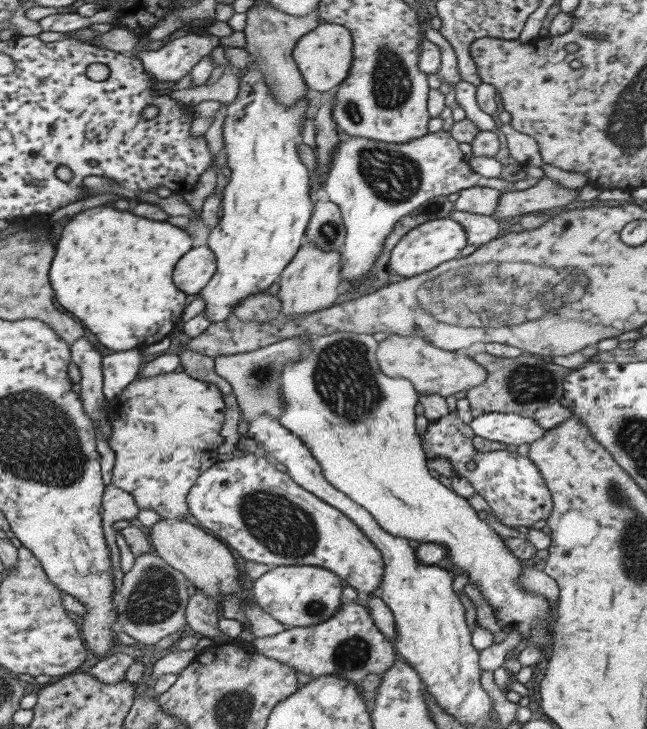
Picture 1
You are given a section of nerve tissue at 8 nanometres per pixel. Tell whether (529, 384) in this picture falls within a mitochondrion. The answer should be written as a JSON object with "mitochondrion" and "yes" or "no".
{"mitochondrion":"yes"}

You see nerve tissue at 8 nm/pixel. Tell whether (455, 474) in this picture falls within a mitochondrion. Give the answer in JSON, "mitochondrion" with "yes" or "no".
{"mitochondrion":"no"}

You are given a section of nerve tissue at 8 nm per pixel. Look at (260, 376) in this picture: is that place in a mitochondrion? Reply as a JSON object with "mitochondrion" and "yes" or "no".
{"mitochondrion":"yes"}

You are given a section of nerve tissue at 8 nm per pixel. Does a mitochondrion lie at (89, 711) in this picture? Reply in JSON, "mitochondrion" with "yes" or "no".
{"mitochondrion":"no"}

